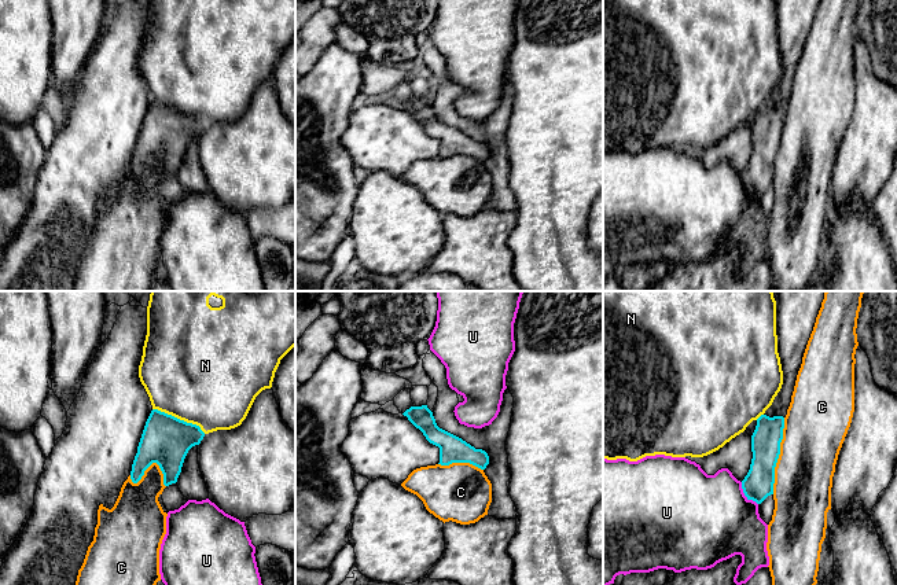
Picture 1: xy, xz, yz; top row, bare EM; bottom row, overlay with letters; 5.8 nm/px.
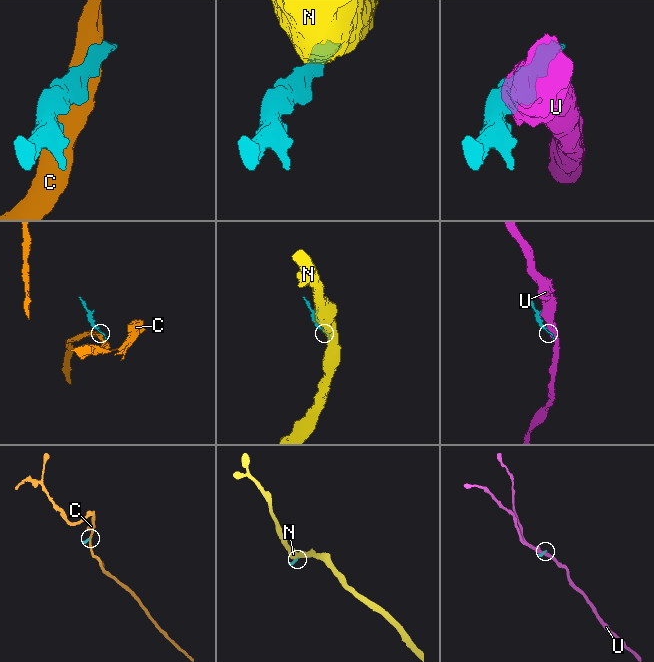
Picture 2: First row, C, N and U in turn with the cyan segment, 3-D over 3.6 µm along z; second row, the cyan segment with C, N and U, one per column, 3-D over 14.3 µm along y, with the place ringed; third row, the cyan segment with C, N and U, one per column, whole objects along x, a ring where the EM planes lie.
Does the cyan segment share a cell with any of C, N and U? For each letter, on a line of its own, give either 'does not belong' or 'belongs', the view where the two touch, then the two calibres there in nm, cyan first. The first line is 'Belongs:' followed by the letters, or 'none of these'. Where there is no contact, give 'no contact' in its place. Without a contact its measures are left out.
Belongs: none of these
C: does not belong; contact in yz; calibres 180 and 360 nm
N: does not belong; contact in xy; calibres 280 and 500 nm
U: does not belong; contact in yz; calibres 180 and 500 nm

